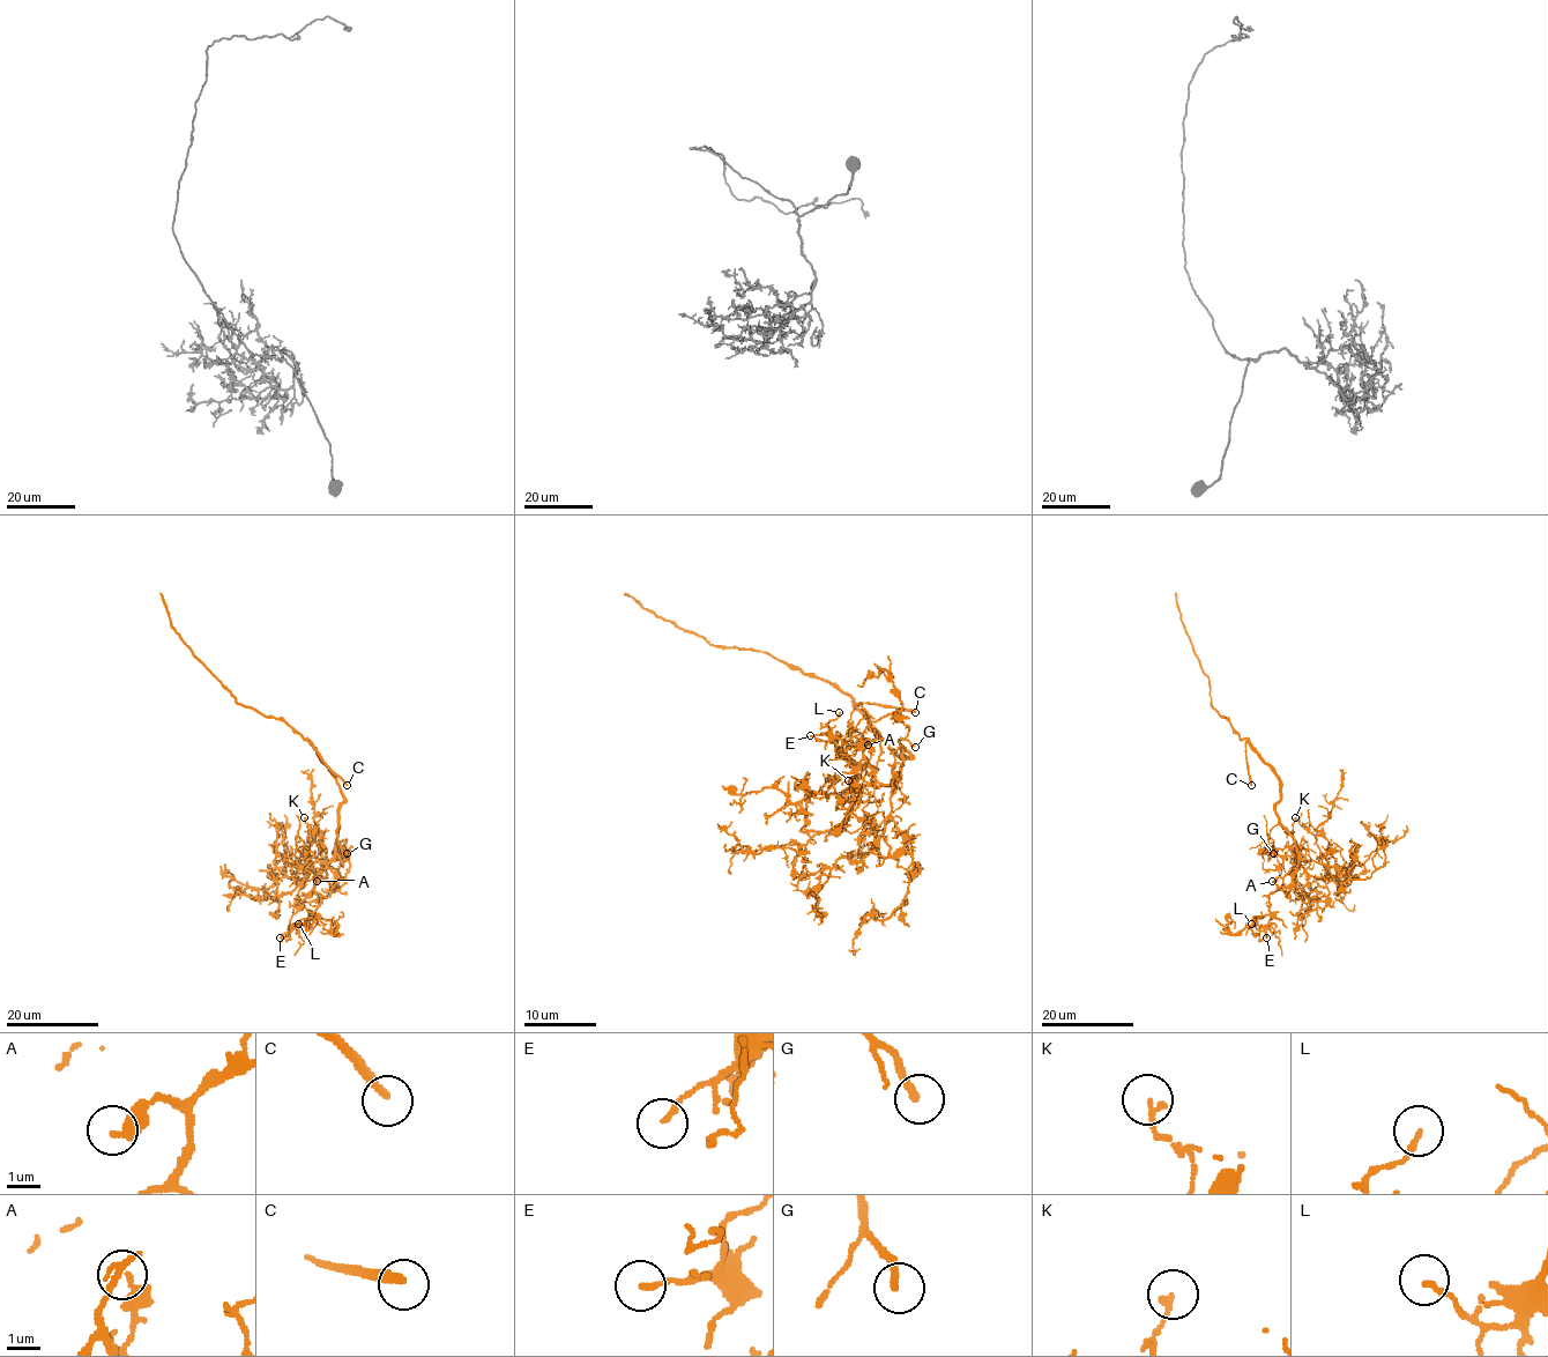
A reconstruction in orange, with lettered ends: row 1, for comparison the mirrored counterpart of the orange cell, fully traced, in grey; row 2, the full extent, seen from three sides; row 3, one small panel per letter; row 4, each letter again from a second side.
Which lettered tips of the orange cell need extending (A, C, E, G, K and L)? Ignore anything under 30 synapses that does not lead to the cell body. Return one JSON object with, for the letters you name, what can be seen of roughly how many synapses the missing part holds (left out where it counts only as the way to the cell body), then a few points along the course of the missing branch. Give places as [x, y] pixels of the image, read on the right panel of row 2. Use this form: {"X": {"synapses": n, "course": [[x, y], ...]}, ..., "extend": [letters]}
{"C": {"course": [[1251, 785], [1258, 821]]}, "E": {"synapses": 35, "course": [[1266, 937], [1264, 949], [1273, 963], [1278, 961], [1269, 959]]}, "G": {"synapses": 170}, "extend": ["C", "E", "G"]}

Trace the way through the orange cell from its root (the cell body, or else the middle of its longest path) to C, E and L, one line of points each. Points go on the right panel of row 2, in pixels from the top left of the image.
C: (1275, 773), (1247, 742), (1245, 763), (1251, 785)
E: (1275, 773), (1280, 795), (1275, 815), (1294, 842), (1297, 867), (1269, 895), (1271, 918), (1265, 929), (1266, 937)
L: (1275, 773), (1280, 795), (1275, 815), (1294, 842), (1297, 867), (1269, 895), (1269, 921), (1257, 928), (1251, 924)

